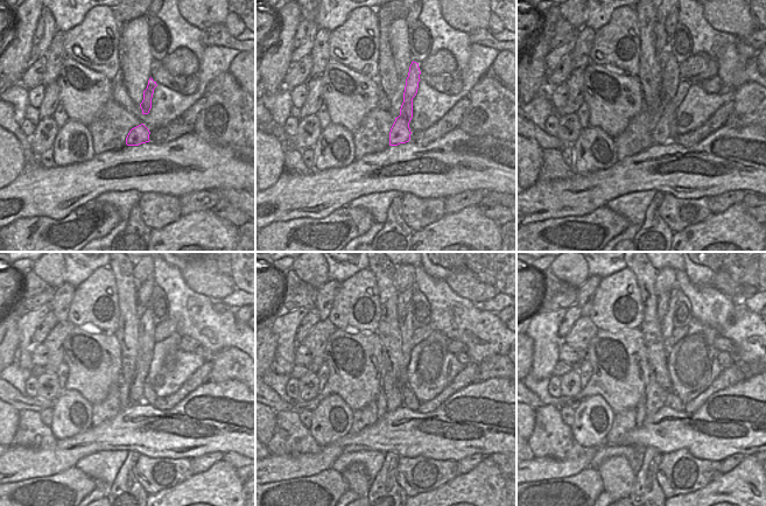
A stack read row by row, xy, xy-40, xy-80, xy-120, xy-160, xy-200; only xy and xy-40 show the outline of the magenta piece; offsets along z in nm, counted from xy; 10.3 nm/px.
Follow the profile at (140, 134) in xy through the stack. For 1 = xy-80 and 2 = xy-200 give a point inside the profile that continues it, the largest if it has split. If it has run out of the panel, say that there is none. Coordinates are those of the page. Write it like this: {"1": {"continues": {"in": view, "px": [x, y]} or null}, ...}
{"1": {"continues": {"in": "xy-80", "px": [661, 118]}}, "2": {"continues": {"in": "xy-200", "px": [667, 327]}}}

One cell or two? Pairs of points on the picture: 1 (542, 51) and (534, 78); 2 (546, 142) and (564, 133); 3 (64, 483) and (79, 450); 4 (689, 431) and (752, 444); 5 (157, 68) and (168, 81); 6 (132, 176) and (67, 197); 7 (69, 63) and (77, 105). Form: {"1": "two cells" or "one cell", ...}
{"1": "one cell", "2": "two cells", "3": "two cells", "4": "one cell", "5": "one cell", "6": "one cell", "7": "one cell"}

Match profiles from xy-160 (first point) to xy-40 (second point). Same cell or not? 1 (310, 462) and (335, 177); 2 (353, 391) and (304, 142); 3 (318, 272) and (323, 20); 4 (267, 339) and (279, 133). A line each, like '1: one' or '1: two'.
1: one
2: two
3: two
4: two

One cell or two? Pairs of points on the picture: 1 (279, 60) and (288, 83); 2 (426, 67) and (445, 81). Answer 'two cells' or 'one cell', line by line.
1: two cells
2: two cells

